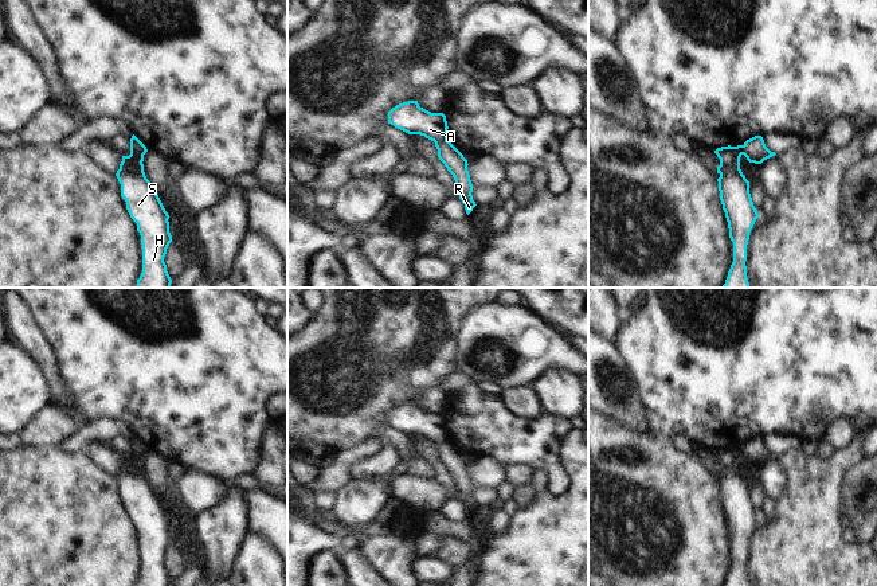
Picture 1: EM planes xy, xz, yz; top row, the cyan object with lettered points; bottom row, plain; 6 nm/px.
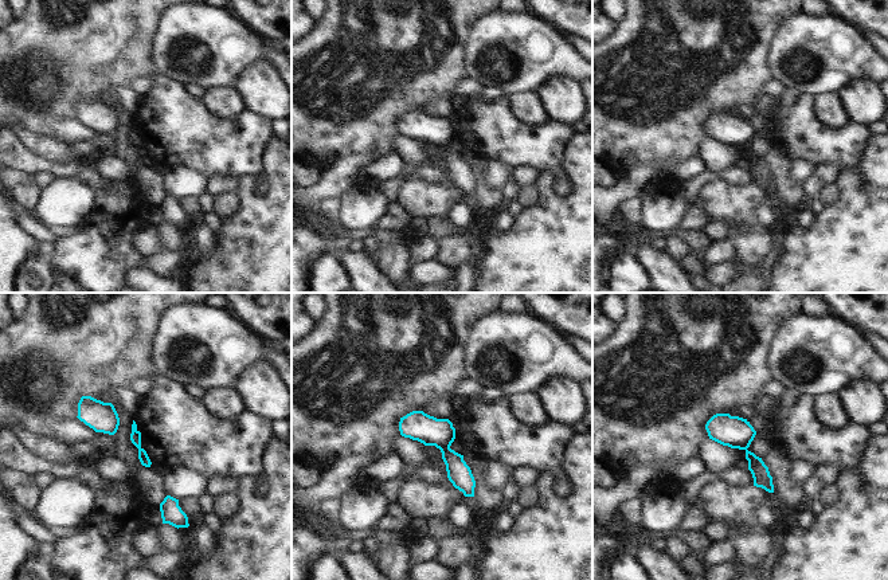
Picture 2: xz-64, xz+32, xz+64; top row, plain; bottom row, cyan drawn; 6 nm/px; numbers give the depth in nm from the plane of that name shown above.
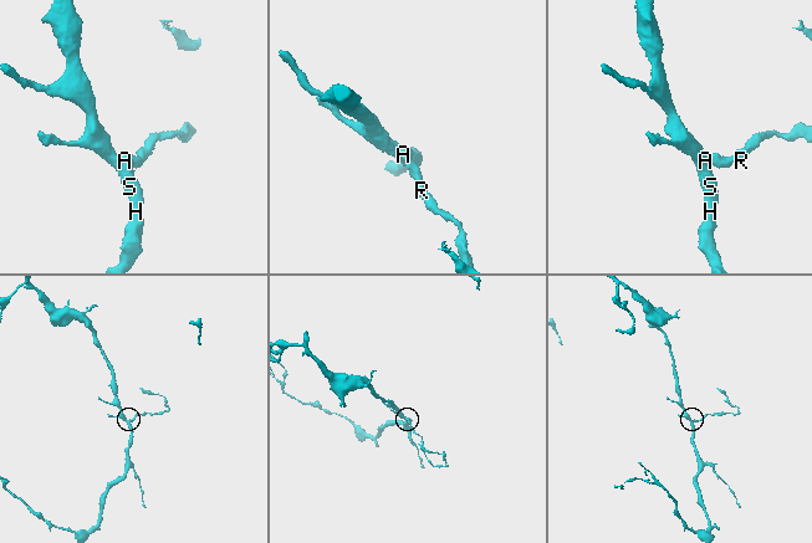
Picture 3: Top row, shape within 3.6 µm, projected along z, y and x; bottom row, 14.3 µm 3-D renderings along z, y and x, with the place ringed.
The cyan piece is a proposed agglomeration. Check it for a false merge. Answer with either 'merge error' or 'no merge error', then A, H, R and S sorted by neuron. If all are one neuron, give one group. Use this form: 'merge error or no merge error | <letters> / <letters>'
merge error | A H S / R

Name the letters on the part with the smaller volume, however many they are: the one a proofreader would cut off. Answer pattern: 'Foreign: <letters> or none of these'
Foreign: R

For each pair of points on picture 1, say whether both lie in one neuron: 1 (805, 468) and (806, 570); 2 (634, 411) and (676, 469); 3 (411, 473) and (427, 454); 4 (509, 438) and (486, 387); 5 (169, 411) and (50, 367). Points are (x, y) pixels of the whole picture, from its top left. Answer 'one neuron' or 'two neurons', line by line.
1: one neuron
2: two neurons
3: two neurons
4: two neurons
5: two neurons

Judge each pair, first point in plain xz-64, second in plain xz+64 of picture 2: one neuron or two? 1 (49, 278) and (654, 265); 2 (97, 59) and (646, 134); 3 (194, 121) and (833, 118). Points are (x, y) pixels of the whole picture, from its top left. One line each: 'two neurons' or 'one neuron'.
1: two neurons
2: one neuron
3: two neurons

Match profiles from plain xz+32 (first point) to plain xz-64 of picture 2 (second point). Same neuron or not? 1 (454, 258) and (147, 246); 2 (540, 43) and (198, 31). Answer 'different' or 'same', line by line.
1: different
2: same

